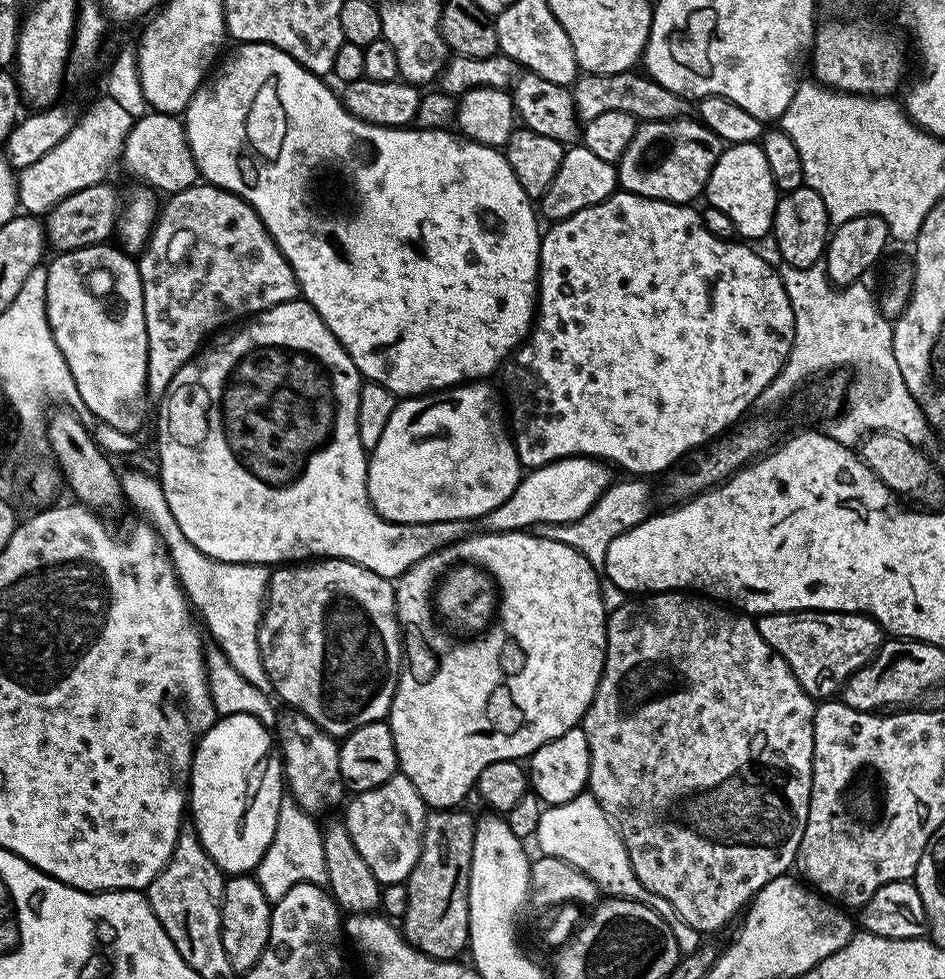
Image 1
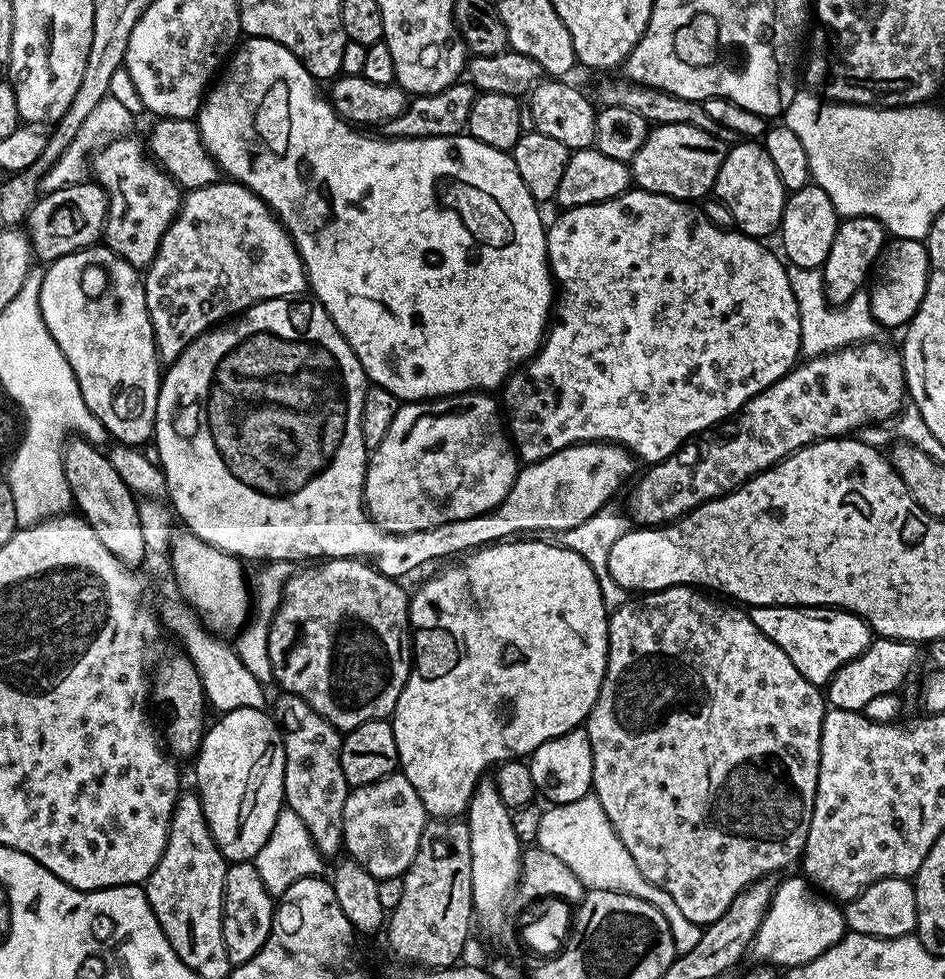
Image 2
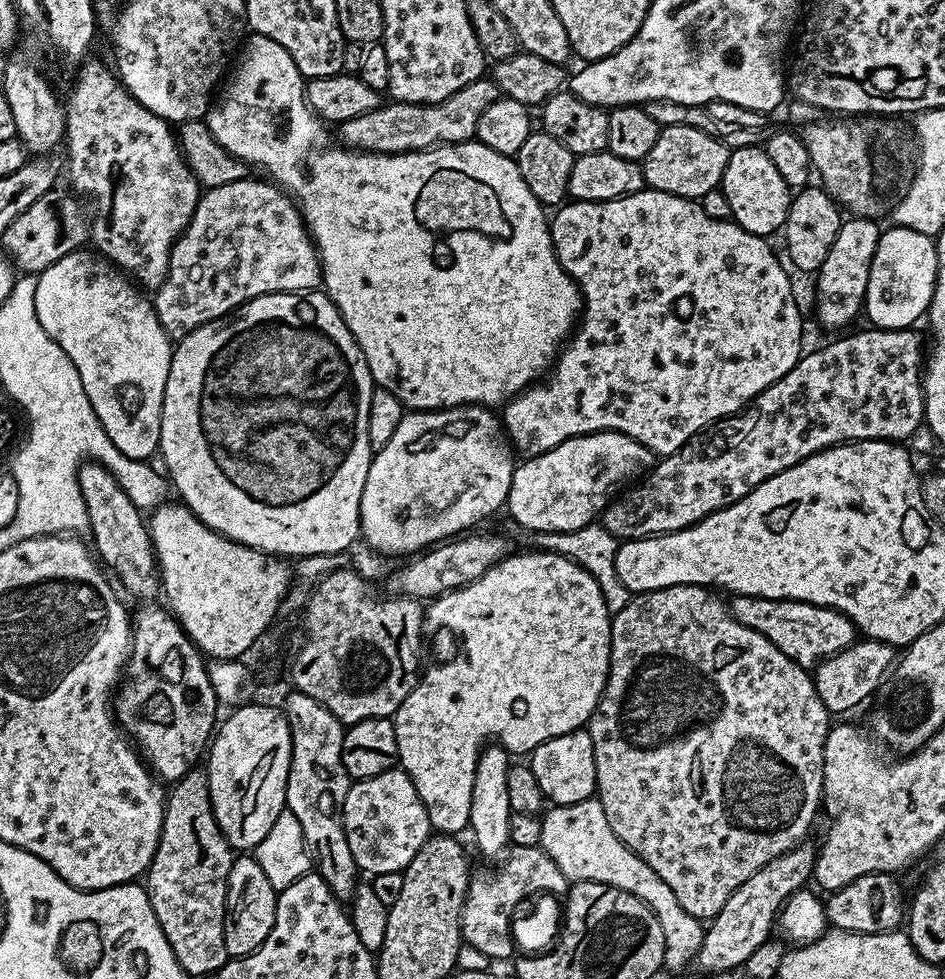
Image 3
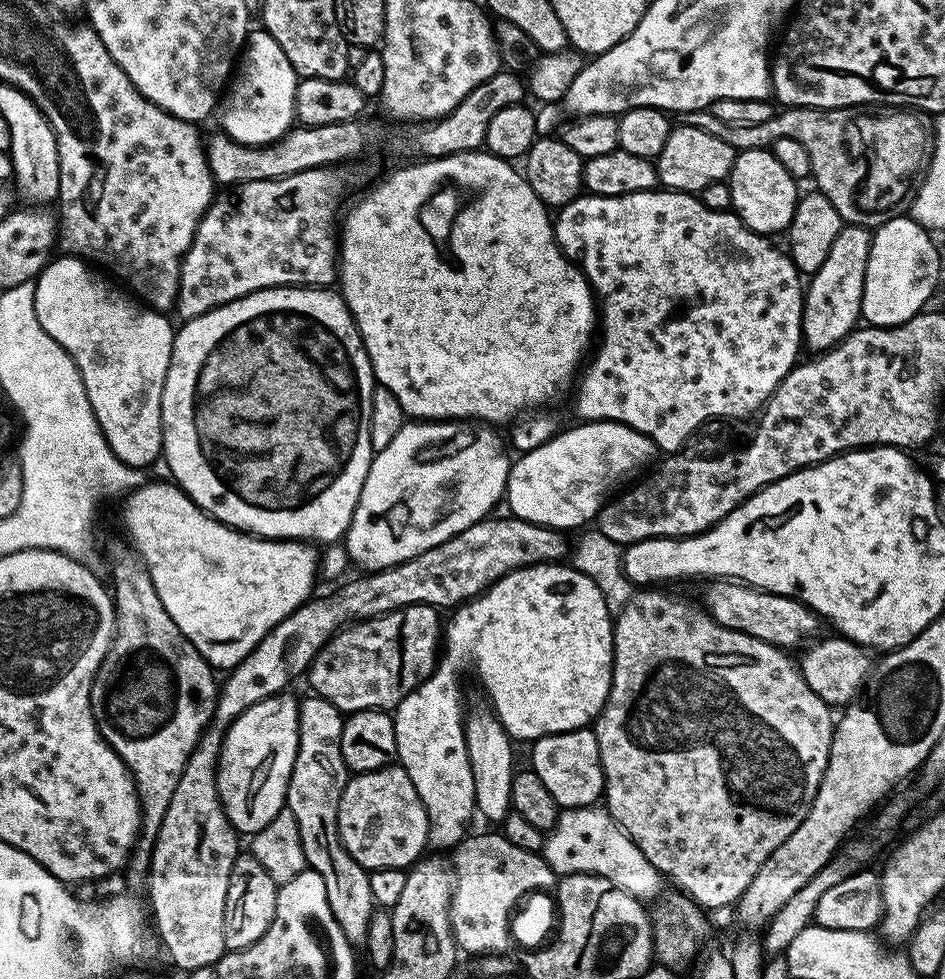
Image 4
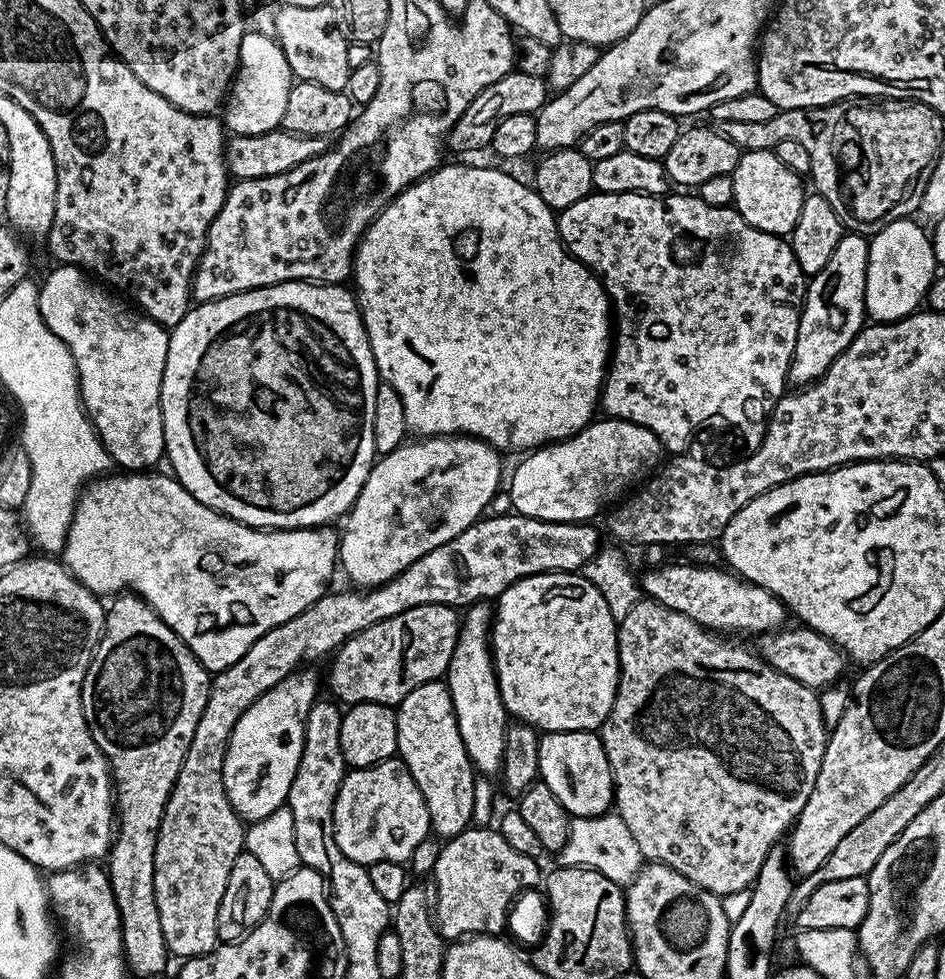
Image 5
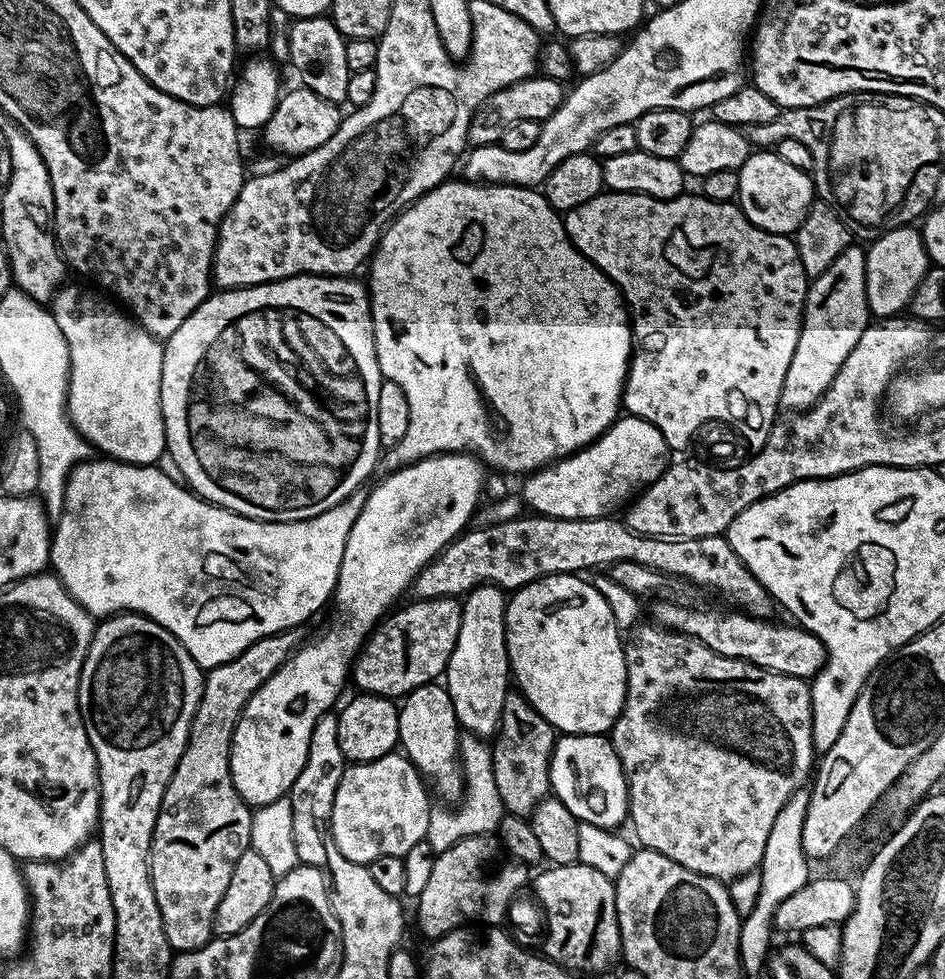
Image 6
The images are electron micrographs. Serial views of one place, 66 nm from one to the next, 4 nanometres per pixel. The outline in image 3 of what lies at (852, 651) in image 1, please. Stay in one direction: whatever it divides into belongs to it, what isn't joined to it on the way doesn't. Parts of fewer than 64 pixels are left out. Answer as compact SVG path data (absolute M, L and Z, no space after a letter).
M733 595L730 600L732 617L742 626L750 626L758 634L762 634L786 658L790 658L801 668L815 669L821 660L828 660L844 648L849 648L858 639L858 629L848 617L834 608L819 607L808 604L805 600L771 600L761 596Z

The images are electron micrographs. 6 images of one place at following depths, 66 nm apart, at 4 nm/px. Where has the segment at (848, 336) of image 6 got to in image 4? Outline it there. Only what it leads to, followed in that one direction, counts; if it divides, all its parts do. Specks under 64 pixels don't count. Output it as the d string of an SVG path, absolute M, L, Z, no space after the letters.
M855 226L841 227L834 246L830 246L830 258L822 262L818 271L811 273L804 293L804 317L802 318L803 343L812 354L825 353L845 340L861 323L860 307L866 278L866 262L872 245L872 232Z

